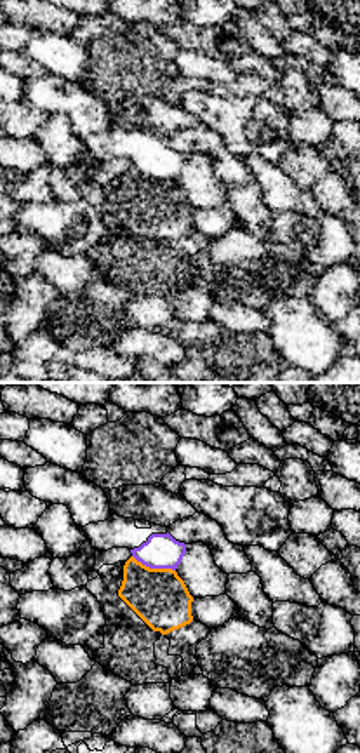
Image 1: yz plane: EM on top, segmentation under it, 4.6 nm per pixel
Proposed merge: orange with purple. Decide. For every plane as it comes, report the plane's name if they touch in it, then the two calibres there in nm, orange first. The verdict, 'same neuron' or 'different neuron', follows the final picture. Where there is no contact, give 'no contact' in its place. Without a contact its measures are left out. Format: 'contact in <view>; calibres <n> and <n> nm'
contact in yz; calibres 260 and 160 nm

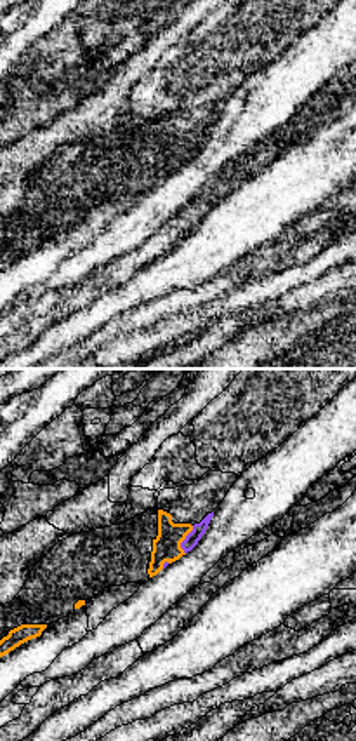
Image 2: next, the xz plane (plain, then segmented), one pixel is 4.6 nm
contact in xz; calibres 130 and 70 nm

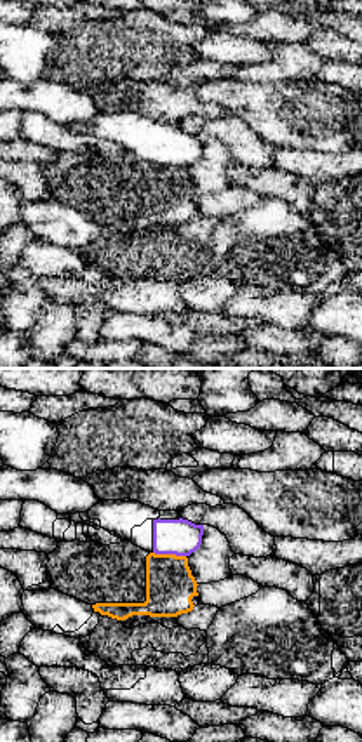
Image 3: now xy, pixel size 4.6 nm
contact in xy; calibres 220 and 170 nm

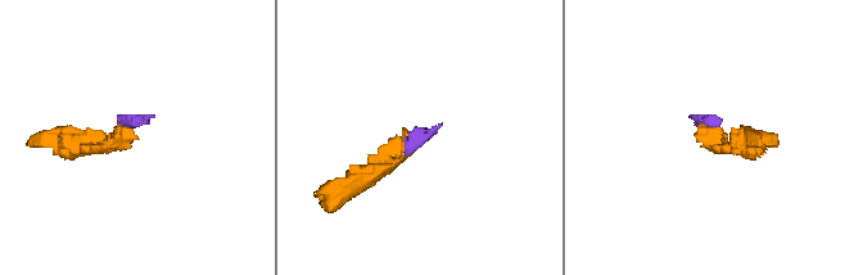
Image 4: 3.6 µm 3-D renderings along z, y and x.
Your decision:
different neuron

